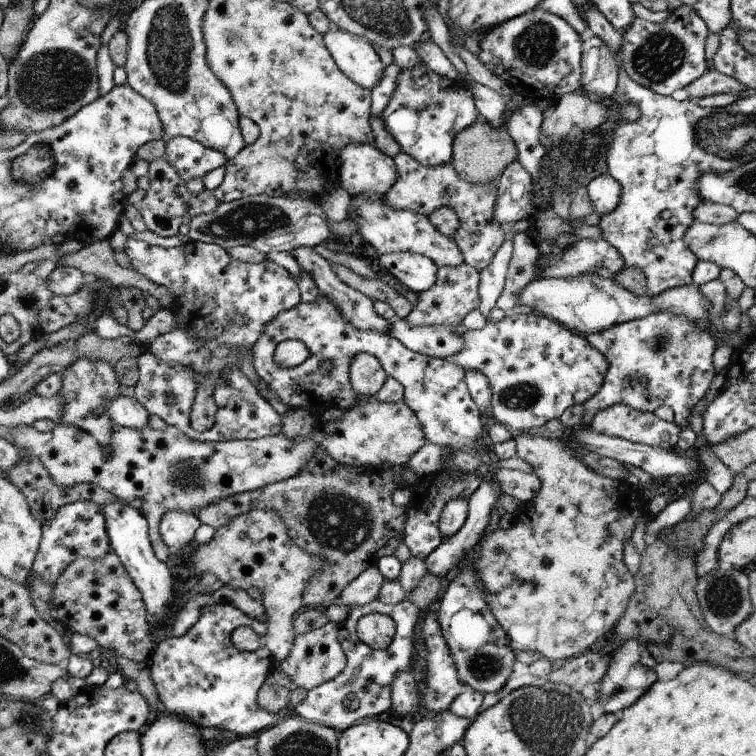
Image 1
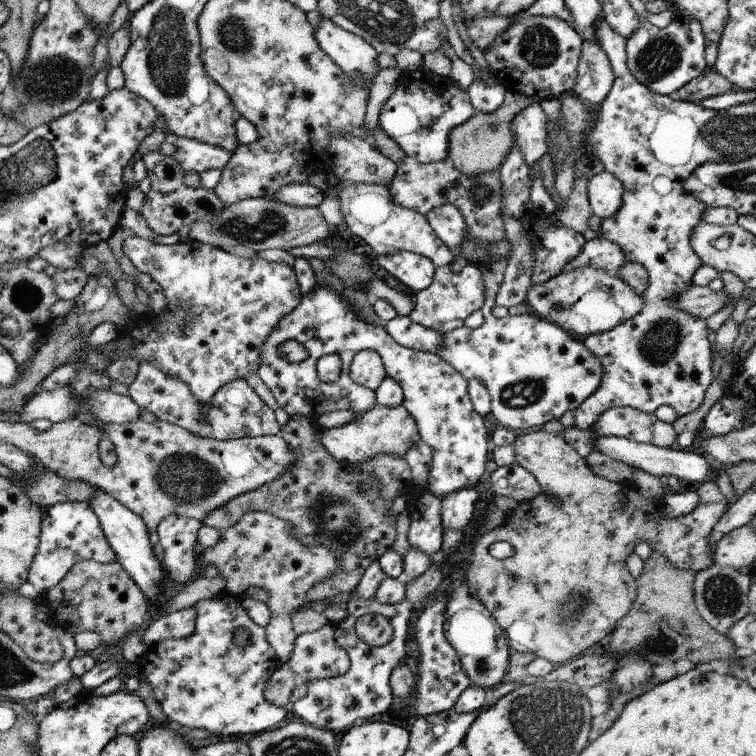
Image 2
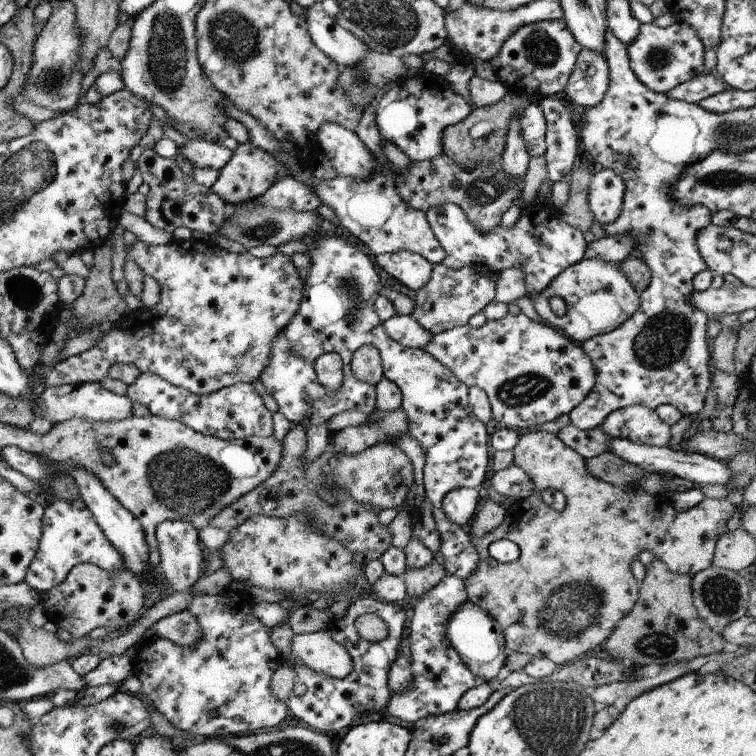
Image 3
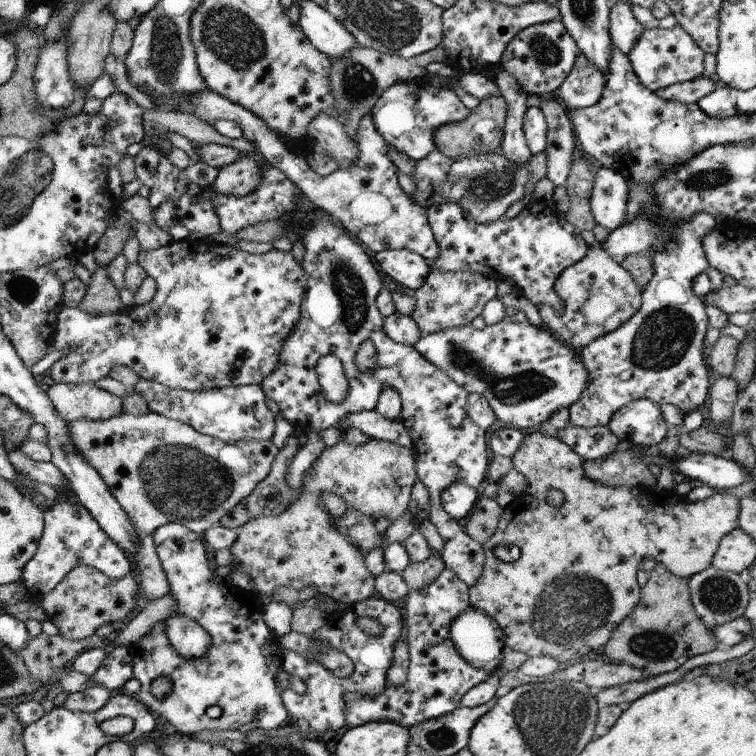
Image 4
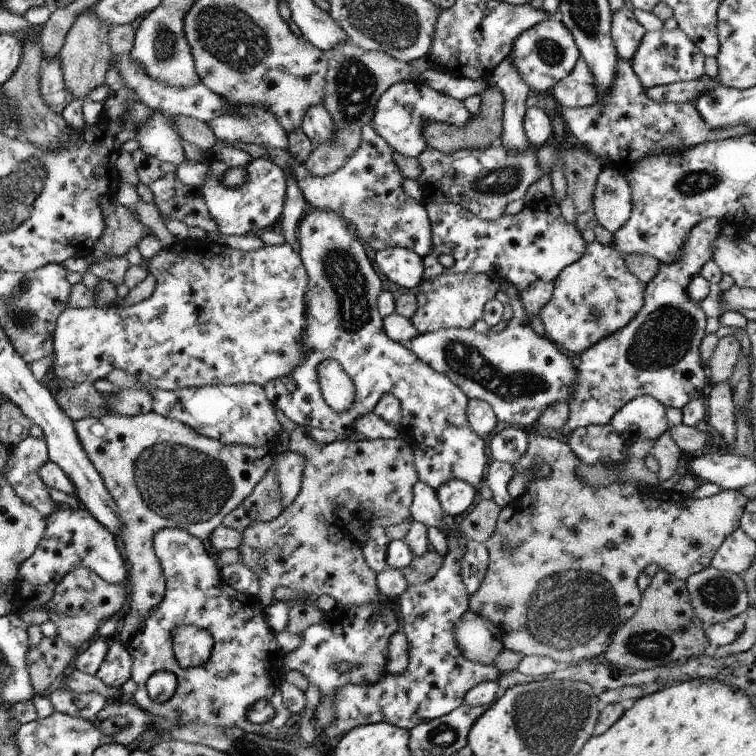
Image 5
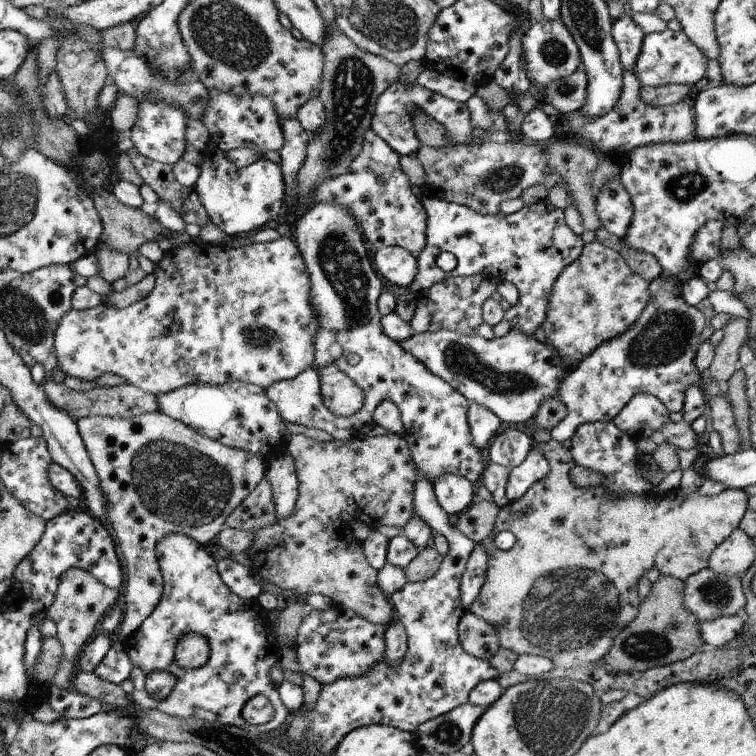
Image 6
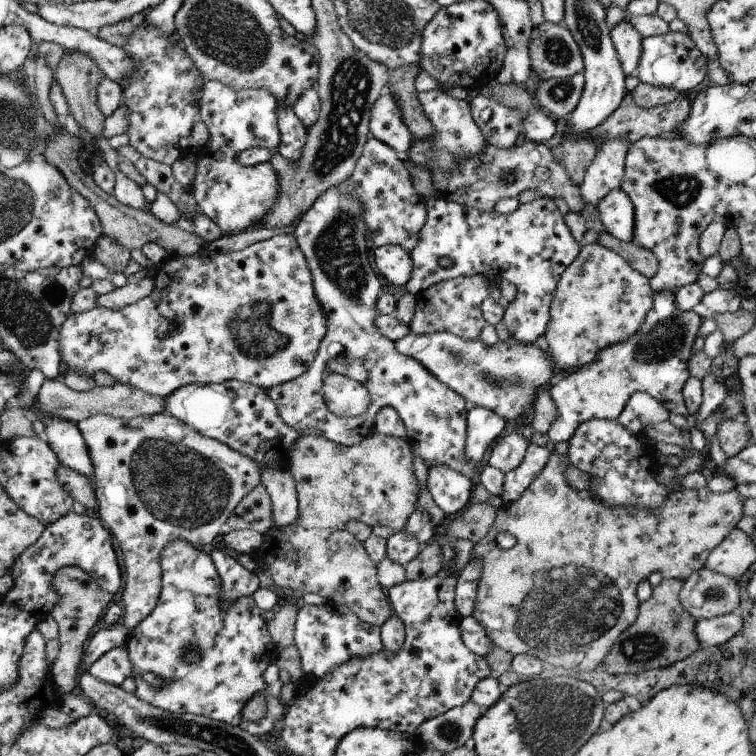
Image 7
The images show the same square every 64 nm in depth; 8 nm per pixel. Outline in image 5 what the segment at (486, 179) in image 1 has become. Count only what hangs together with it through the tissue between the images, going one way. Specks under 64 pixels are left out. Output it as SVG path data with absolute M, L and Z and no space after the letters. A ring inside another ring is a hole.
M488 84L486 90L479 97L481 98L480 114L472 116L470 122L464 124L464 128L456 128L452 124L428 122L426 120L426 124L422 128L422 134L424 134L424 142L427 146L444 152L444 154L452 154L452 152L458 152L462 148L470 148L470 150L472 148L488 148L488 146L498 143L503 133L502 116L504 103L506 102L504 94L496 86Z

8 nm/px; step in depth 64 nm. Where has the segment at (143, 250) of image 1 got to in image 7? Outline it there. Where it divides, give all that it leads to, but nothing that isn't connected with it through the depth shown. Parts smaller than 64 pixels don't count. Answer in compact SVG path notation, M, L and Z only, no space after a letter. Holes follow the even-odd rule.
M291 231L286 234L276 232L272 238L256 242L244 248L244 250L226 252L226 254L216 252L216 250L210 249L208 245L203 246L200 252L190 256L168 254L164 262L153 270L152 278L156 283L152 294L135 304L116 311L97 306L93 310L69 316L61 328L62 361L66 363L65 365L69 370L76 370L76 372L82 370L84 374L91 375L96 371L107 372L116 380L116 383L130 384L130 386L143 392L161 398L168 397L178 388L192 383L206 385L227 382L233 379L268 390L297 379L298 376L309 371L309 367L317 357L321 342L325 339L326 332L329 330L326 314L322 312L322 304L318 302L317 293L314 292L313 273L310 272L306 256L300 250L297 238L293 236Z

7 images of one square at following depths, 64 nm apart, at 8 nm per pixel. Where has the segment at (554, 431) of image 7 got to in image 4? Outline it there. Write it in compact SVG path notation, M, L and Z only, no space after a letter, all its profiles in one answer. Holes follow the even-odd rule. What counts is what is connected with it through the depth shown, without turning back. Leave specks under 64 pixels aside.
M700 211L688 220L674 223L671 226L671 237L663 249L650 254L654 272L650 282L642 288L640 308L616 330L590 341L589 345L580 350L581 359L589 372L589 383L579 402L569 408L570 424L586 428L607 426L610 417L619 408L640 399L648 399L659 405L674 404L684 414L706 407L713 380L707 350L704 350L703 345L709 323L703 300L694 294L693 280L709 267L703 240L716 224L715 217Z

